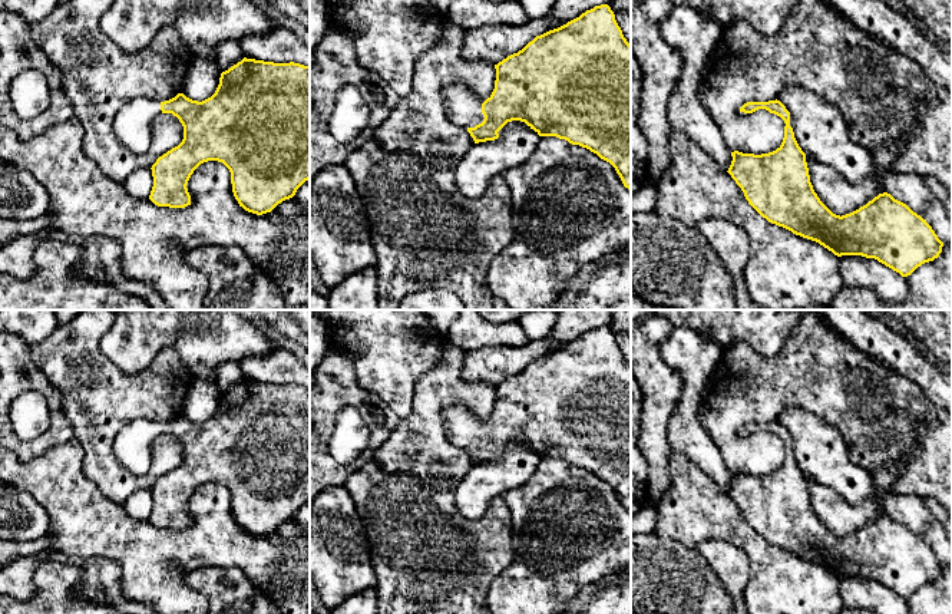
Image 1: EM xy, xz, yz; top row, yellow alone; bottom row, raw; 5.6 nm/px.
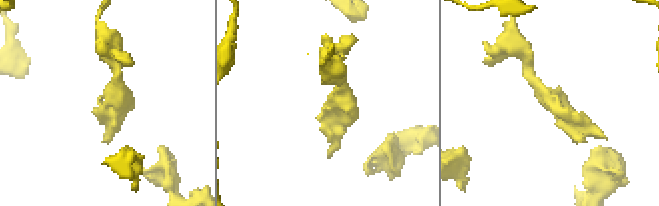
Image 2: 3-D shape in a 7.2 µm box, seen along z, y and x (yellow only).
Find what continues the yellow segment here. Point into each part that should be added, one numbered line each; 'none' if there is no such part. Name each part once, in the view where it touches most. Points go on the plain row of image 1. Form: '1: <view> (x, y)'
1: xz (463, 429)

